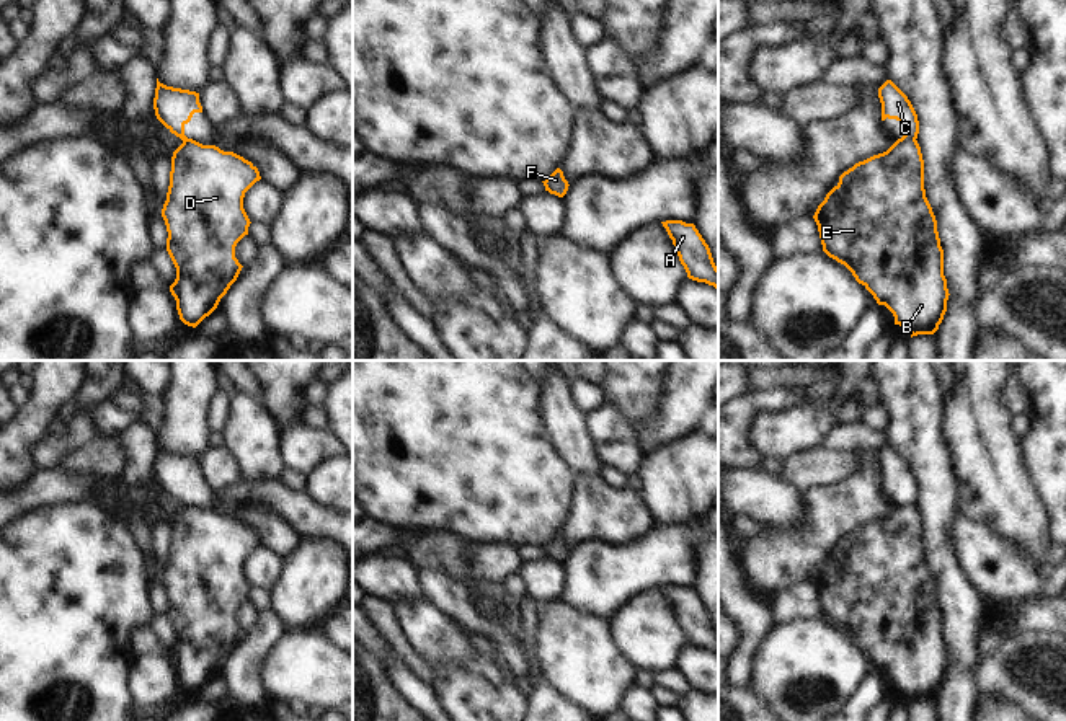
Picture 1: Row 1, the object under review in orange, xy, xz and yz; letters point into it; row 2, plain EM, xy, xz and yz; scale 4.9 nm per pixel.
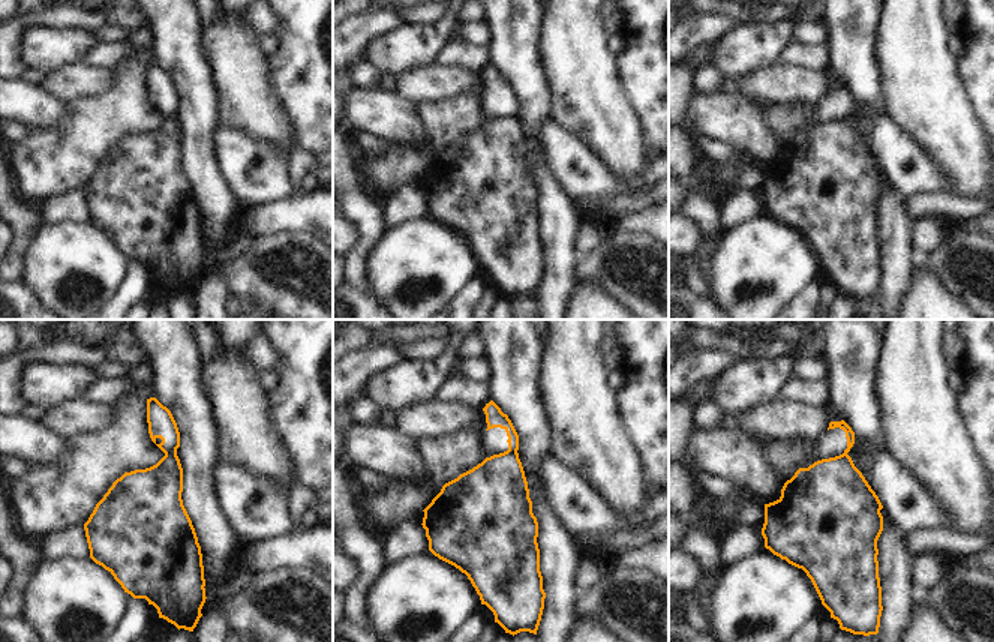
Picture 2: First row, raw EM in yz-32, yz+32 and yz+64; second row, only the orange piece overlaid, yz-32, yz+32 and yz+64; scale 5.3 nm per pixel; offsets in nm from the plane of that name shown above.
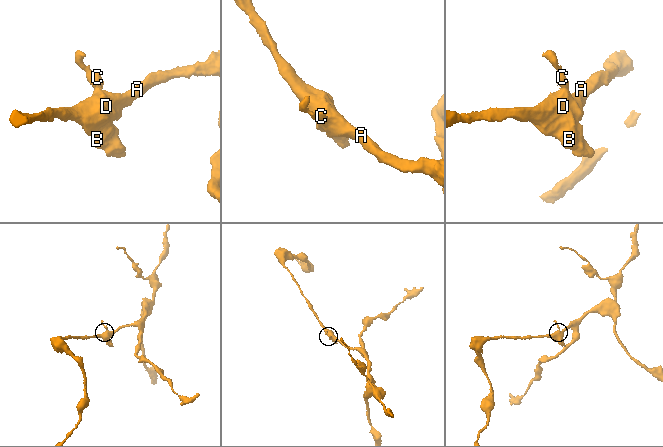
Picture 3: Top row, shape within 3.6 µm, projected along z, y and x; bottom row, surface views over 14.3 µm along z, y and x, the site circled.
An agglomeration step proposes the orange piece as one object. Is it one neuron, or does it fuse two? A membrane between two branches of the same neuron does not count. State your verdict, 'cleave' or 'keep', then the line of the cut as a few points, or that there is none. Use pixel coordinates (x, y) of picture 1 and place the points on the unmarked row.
cleave | yz (914, 503), (897, 506)

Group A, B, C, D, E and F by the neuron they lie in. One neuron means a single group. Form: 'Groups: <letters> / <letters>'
Groups: A B D E F / C

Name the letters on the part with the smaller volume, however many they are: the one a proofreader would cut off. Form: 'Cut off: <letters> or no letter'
Cut off: C

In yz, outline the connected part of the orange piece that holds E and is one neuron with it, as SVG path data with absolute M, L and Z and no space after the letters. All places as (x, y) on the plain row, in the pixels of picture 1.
M916 504L895 507L886 517L873 520L839 542L839 548L826 560L813 581L823 617L844 630L895 682L895 690L913 701L934 700L947 677L948 654L944 641L944 615L937 597L937 586L926 563L924 525Z

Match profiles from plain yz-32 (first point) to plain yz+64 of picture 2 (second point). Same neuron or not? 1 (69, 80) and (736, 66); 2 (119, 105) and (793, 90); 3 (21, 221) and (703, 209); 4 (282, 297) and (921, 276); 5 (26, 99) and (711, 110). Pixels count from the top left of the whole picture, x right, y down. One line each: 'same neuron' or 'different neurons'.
1: different neurons
2: different neurons
3: same neuron
4: different neurons
5: same neuron

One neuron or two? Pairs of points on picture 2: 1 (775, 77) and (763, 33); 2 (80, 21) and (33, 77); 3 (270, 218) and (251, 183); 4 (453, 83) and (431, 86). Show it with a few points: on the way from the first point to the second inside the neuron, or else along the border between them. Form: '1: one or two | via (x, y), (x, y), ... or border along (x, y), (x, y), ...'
1: two | border along (777, 62), (739, 77)
2: two | border along (29, 68), (20, 77)
3: two | border along (288, 195), (240, 207)
4: one | via (447, 83), (437, 83)

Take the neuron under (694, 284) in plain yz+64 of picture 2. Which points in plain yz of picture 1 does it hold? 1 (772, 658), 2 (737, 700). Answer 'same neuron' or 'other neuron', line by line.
1: other neuron
2: other neuron

